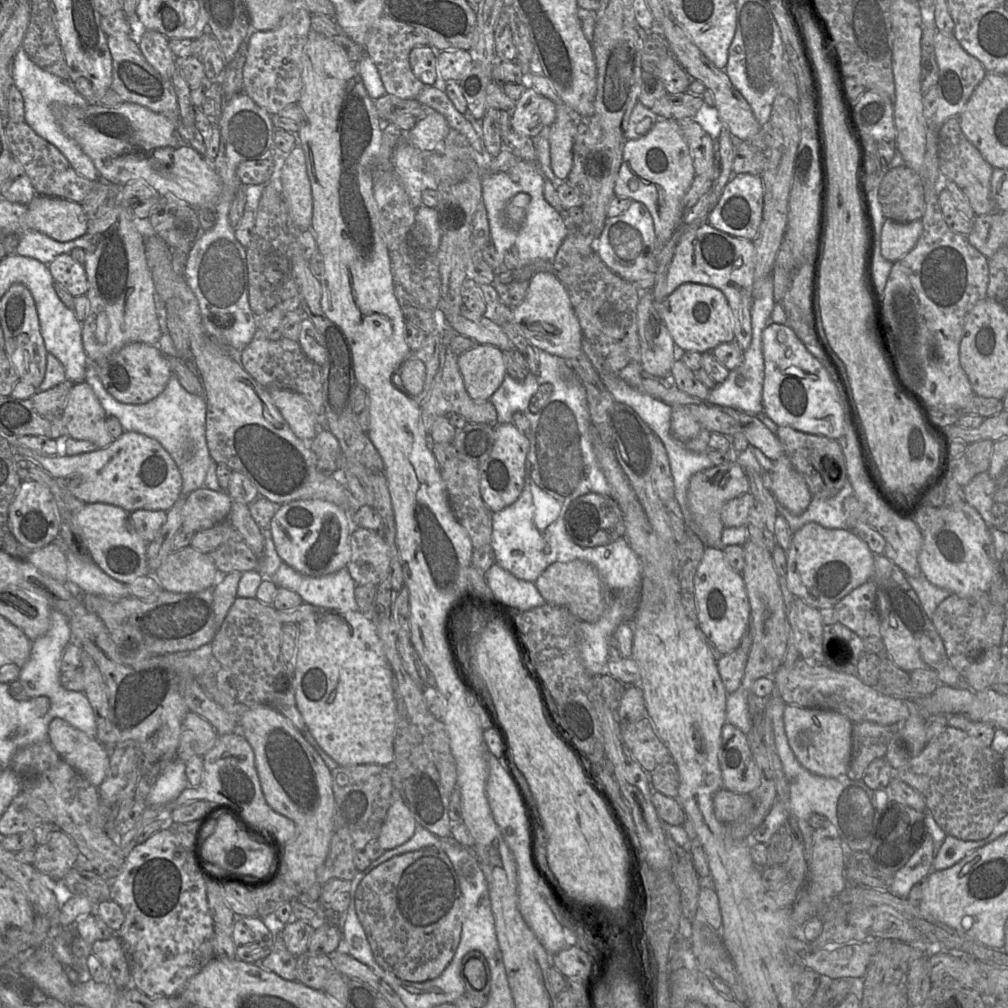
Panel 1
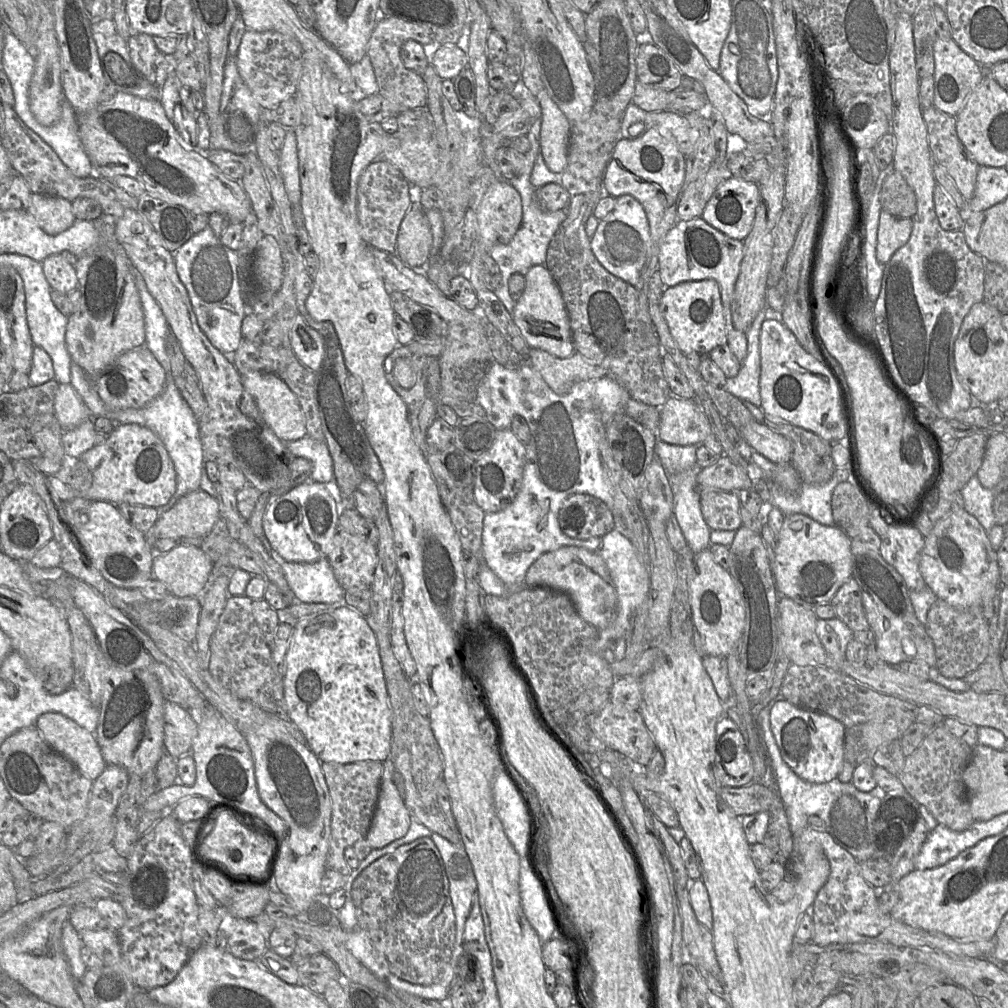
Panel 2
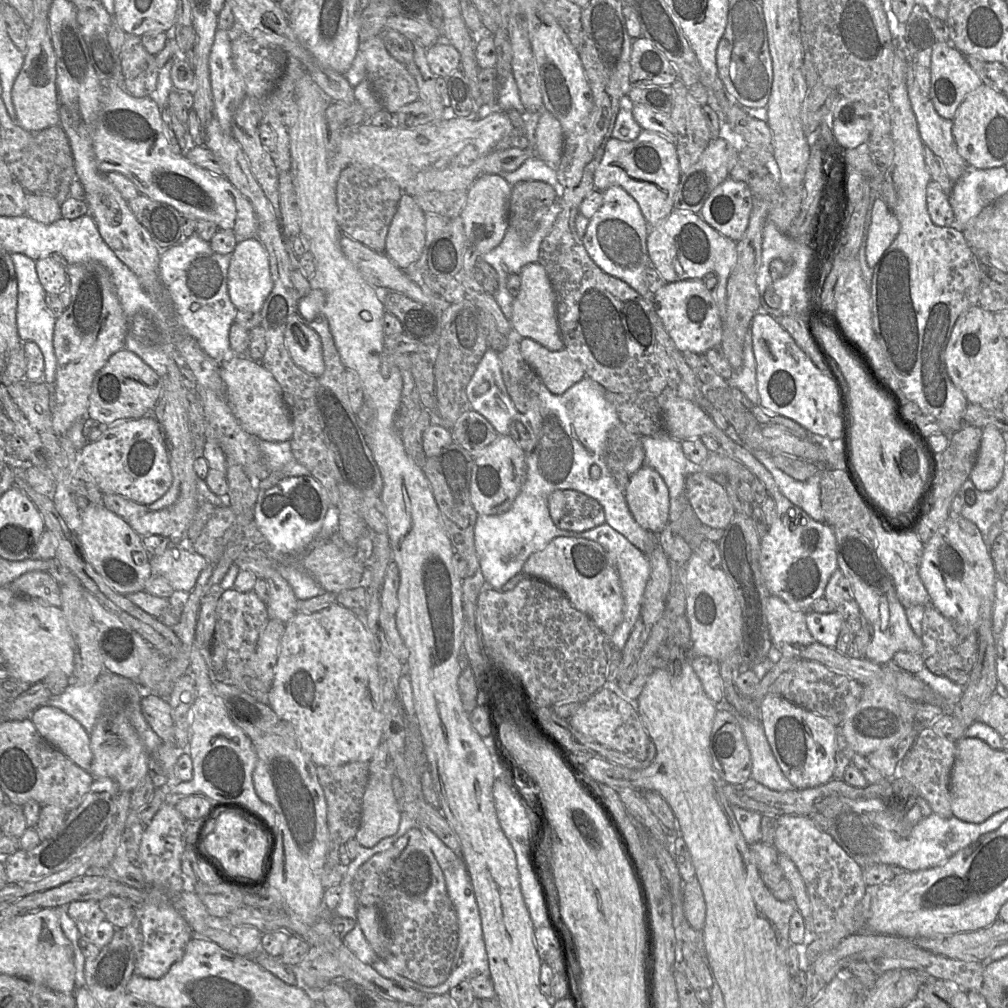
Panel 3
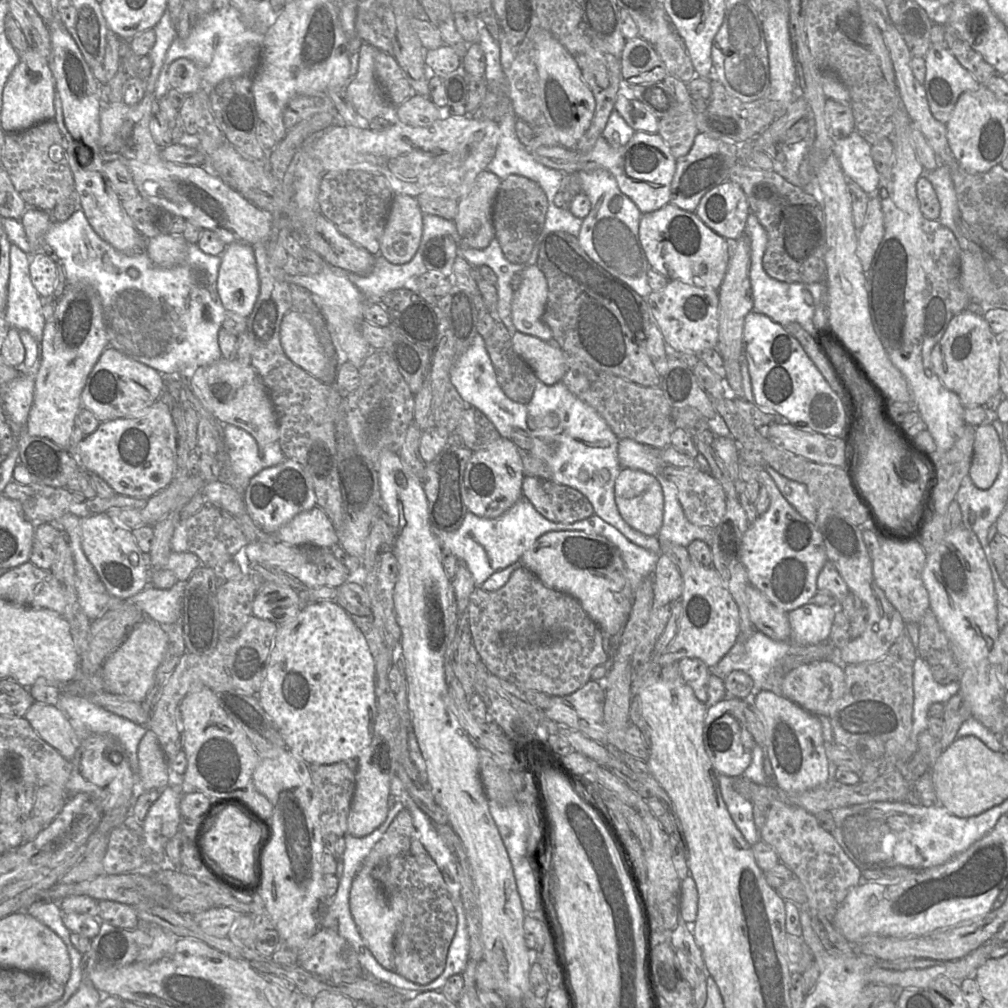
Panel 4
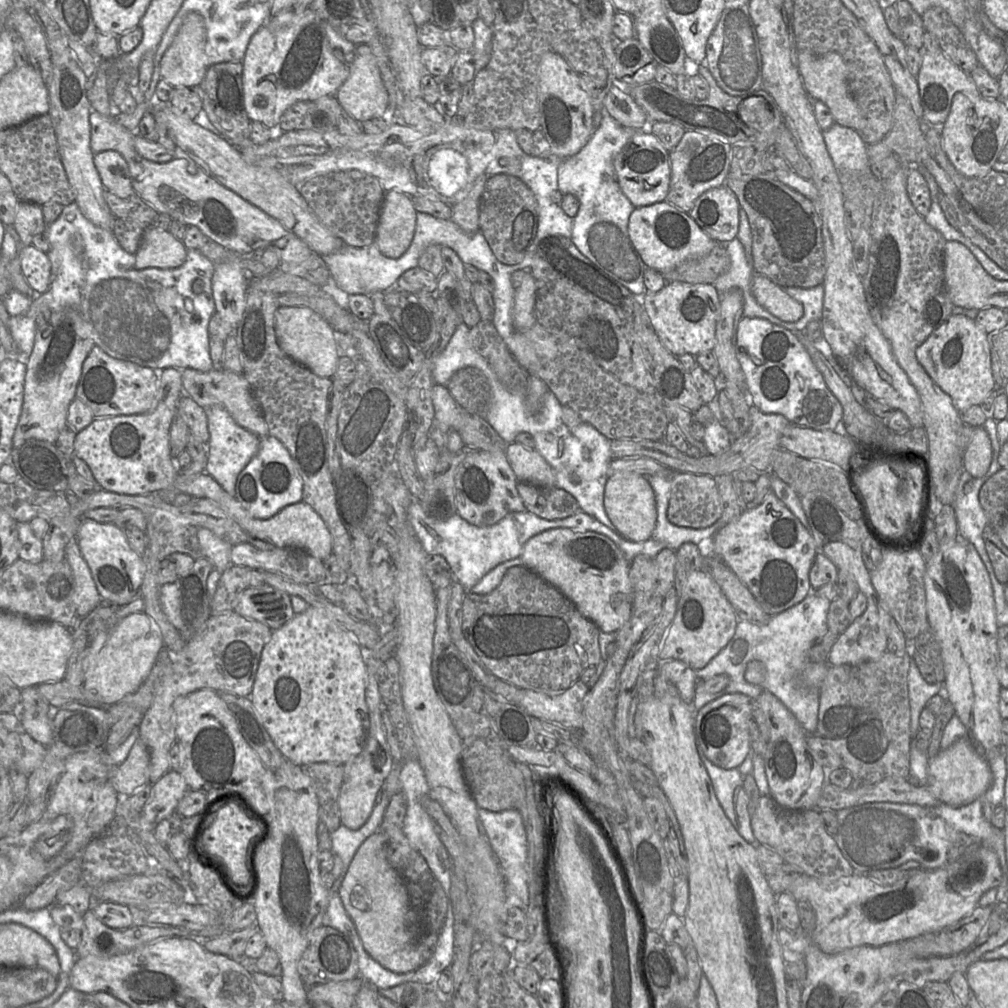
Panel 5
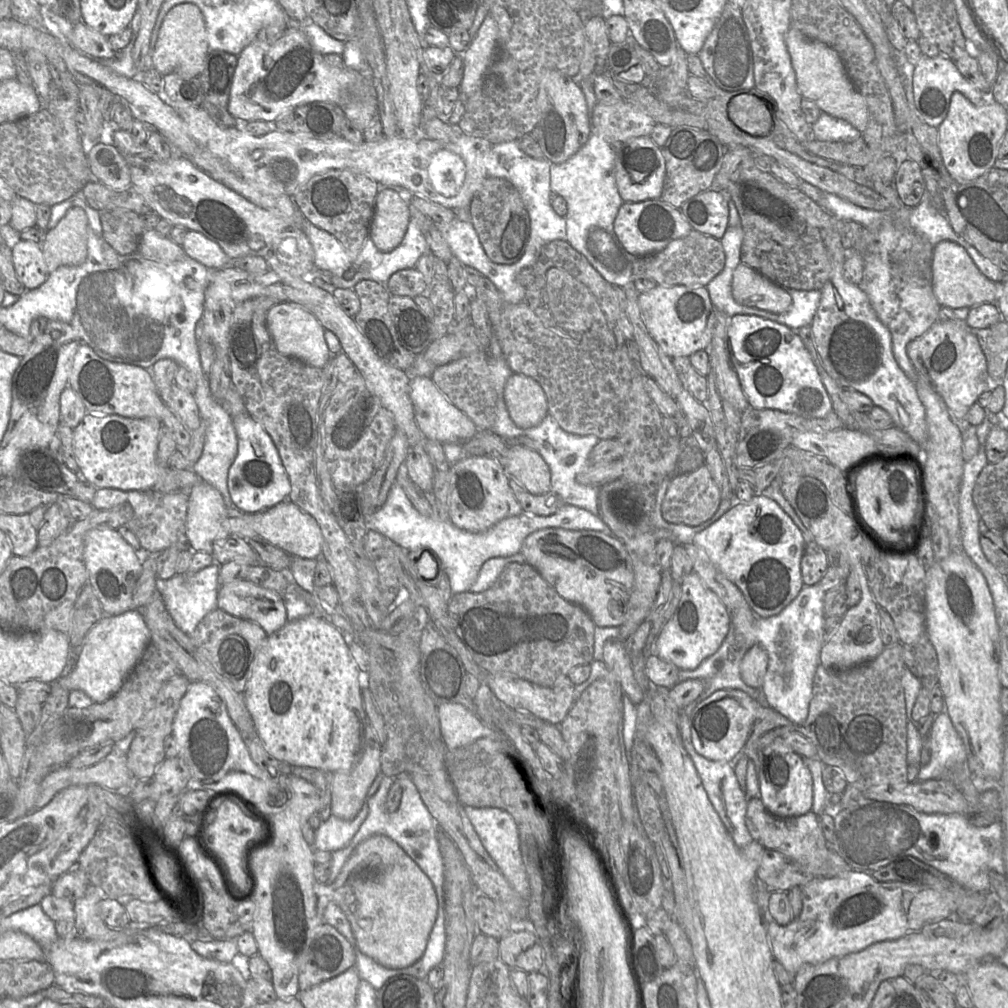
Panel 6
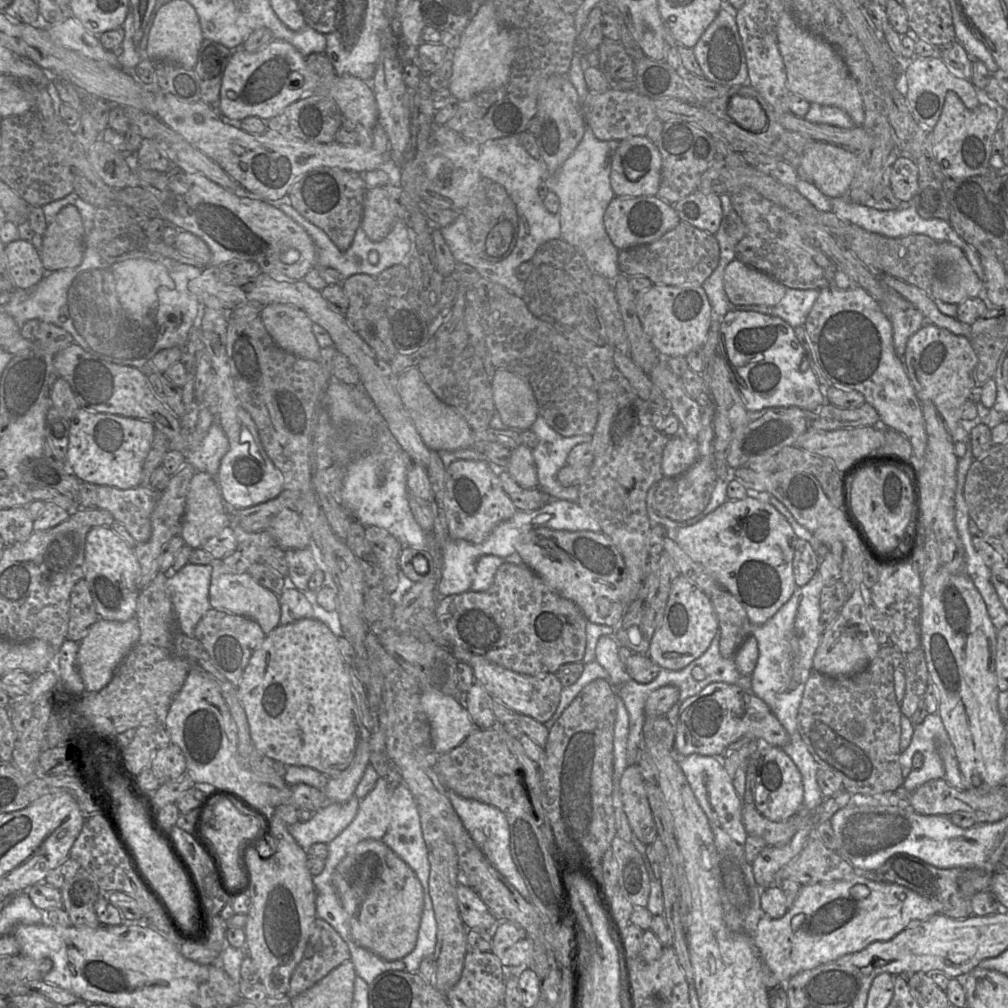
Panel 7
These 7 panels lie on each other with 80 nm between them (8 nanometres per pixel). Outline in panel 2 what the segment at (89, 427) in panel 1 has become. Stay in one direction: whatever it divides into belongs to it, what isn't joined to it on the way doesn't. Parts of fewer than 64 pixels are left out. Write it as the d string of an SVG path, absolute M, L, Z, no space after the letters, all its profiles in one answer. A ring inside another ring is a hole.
M59 384L54 401L54 415L64 431L80 425L87 419L94 418L70 384Z

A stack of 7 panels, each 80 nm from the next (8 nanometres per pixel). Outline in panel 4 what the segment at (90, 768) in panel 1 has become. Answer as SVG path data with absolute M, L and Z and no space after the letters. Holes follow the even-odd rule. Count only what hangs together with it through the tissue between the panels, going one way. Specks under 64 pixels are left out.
M34 702L24 718L39 737L67 760L73 760L81 739L69 718L56 706Z

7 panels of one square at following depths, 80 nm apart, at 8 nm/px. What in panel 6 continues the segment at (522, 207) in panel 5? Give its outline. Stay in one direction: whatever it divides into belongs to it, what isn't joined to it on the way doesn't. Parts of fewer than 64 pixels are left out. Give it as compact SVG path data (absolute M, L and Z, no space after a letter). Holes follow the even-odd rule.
M486 178L468 207L472 223L488 258L501 265L519 261L529 241L530 216L517 188L502 178Z

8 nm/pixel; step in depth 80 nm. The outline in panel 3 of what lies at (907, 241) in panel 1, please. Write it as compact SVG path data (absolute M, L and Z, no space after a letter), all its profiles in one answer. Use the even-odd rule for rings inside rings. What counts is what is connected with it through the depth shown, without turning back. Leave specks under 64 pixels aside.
M878 197L872 208L866 242L866 259L874 268L900 230L900 223L884 200Z

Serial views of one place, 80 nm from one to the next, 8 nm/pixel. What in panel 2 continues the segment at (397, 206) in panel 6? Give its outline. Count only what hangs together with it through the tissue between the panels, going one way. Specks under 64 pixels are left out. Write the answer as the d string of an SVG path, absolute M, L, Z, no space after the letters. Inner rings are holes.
M413 201L399 227L395 255L408 267L419 268L429 258L432 235L424 210Z

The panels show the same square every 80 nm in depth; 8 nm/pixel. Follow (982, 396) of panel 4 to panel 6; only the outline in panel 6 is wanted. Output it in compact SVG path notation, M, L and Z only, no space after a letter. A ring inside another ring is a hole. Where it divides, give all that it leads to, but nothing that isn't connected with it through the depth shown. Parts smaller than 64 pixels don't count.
M941 319L922 336L907 345L907 354L921 377L931 383L944 400L951 420L967 439L976 434L976 427L968 424L966 414L979 396L988 390L990 378L987 361L977 336L965 321Z

